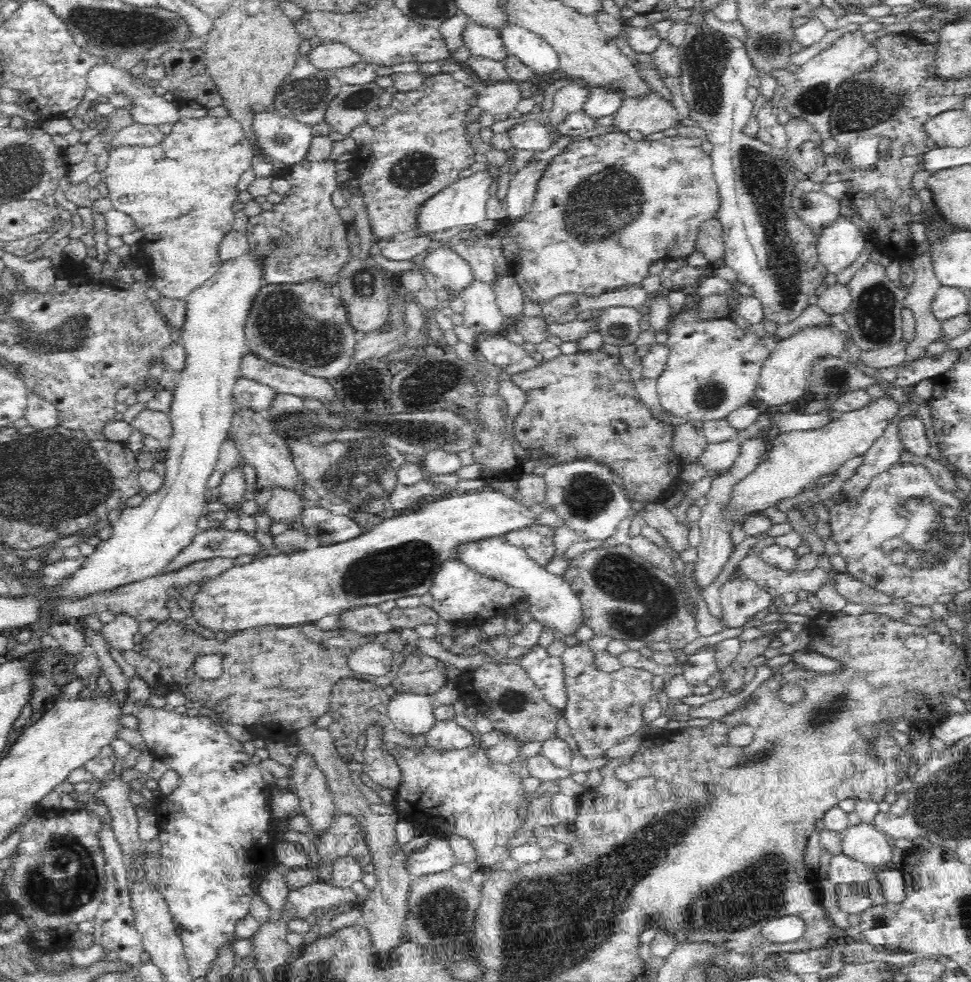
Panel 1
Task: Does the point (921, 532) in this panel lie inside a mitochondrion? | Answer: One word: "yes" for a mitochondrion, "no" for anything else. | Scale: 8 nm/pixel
yes

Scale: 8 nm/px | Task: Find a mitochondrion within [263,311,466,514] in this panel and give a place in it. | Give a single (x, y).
(296, 424)

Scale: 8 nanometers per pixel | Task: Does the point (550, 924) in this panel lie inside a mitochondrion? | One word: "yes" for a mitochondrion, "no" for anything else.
yes

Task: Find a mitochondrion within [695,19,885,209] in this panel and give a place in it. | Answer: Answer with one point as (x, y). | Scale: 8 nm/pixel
(767, 47)

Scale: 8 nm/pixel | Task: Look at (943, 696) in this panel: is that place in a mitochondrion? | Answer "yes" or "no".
no

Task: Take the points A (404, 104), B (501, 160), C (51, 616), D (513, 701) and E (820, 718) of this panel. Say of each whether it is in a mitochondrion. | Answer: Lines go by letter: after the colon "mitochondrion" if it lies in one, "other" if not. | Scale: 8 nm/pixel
A: other
B: other
C: other
D: mitochondrion
E: mitochondrion

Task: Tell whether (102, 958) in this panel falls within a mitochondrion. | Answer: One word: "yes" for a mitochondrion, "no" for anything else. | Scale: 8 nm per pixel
no

